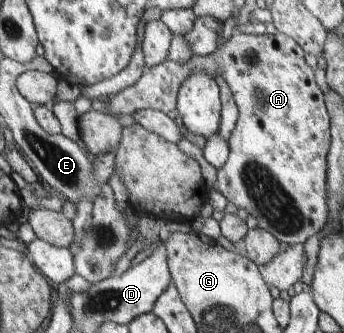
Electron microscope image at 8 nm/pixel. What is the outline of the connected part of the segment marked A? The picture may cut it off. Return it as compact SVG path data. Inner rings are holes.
M233 32L230 38L223 43L223 46L218 48L209 60L204 59L201 55L194 54L186 63L176 63L174 60L166 60L156 67L146 69L142 74L142 77L126 89L123 89L118 94L115 94L108 100L108 109L110 115L118 114L133 114L141 109L154 108L158 111L165 111L170 113L177 109L178 94L181 85L194 73L206 71L213 76L222 76L224 83L227 83L228 89L232 94L233 100L237 107L237 118L235 121L234 129L230 132L227 146L229 149L226 161L224 165L217 170L216 189L218 189L222 195L230 201L232 205L235 205L237 209L244 209L246 213L252 215L257 221L257 227L262 228L264 231L270 232L283 247L302 244L310 235L318 233L320 229L325 225L327 205L324 203L324 173L328 173L328 164L324 161L324 155L328 155L328 116L322 103L322 92L316 85L314 77L312 77L312 69L304 63L302 59L302 49L298 47L298 44L290 39L287 35L277 32L275 35L264 34L262 36L256 36L251 34L241 34L240 32Z

